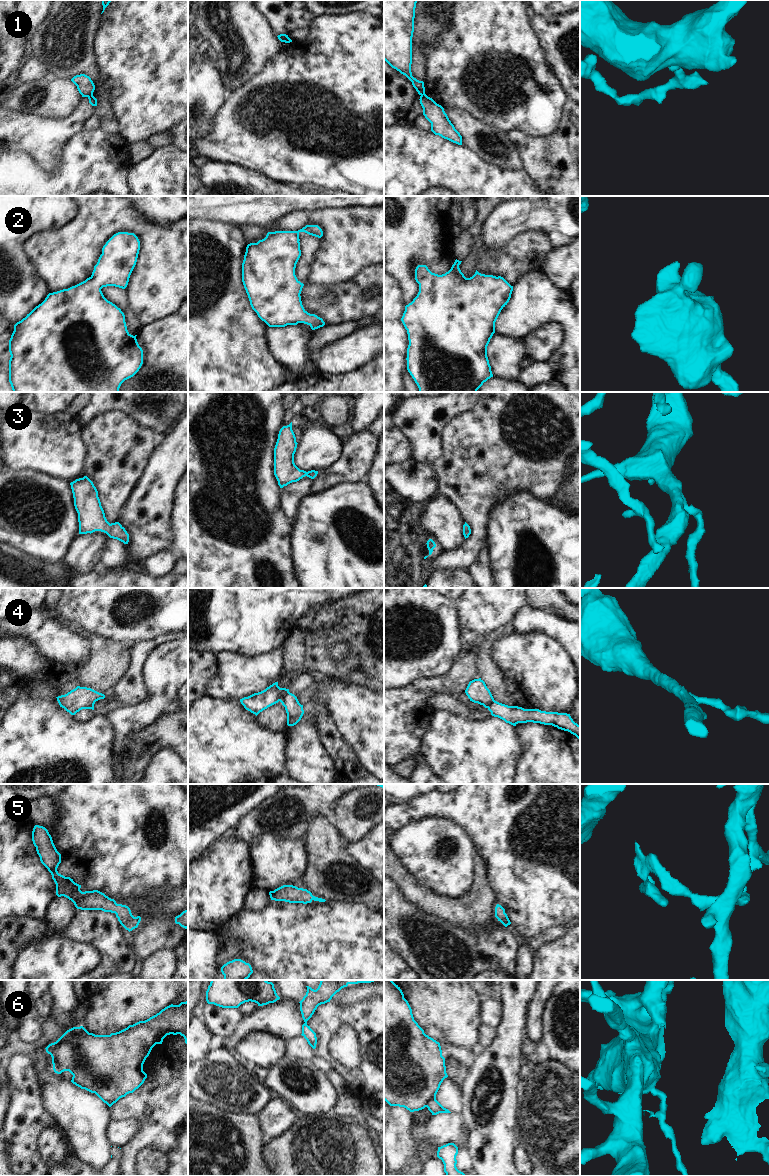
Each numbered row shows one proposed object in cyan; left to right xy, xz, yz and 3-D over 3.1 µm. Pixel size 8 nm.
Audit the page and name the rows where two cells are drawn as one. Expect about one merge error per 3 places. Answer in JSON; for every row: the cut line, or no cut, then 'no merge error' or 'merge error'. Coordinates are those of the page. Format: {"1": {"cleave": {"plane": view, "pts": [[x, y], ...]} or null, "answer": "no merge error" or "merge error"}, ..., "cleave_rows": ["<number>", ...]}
{"1": {"cleave": {"plane": "xy", "pts": [[92, 94], [88, 97]]}, "answer": "merge error"}, "2": {"cleave": null, "answer": "no merge error"}, "3": {"cleave": null, "answer": "no merge error"}, "4": {"cleave": {"plane": "xz", "pts": [[288, 691], [279, 700]]}, "answer": "merge error"}, "5": {"cleave": null, "answer": "no merge error"}, "6": {"cleave": {"plane": "yz", "pts": [[435, 1097], [426, 1106]]}, "answer": "merge error"}, "cleave_rows": ["1", "4", "6"]}

